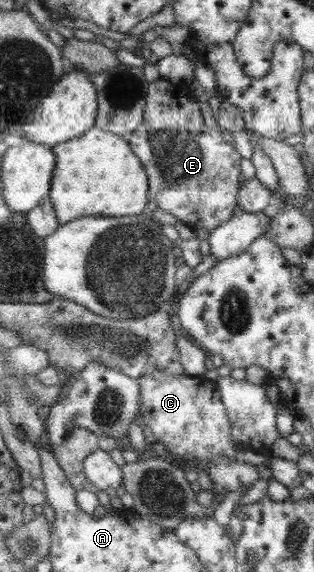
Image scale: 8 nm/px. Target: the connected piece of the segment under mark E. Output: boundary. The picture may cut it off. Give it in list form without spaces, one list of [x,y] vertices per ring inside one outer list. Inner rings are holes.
[[[150,82],[148,90],[148,102],[145,108],[145,115],[143,123],[133,132],[130,137],[131,147],[134,149],[135,153],[143,161],[144,168],[147,169],[147,175],[150,180],[150,199],[154,201],[158,209],[165,210],[180,219],[180,222],[188,227],[191,227],[194,231],[200,230],[200,228],[206,228],[208,231],[214,231],[216,228],[220,227],[220,224],[228,222],[234,215],[234,210],[236,212],[236,205],[239,204],[239,190],[241,189],[242,182],[240,182],[240,177],[242,177],[242,170],[240,170],[240,156],[239,152],[235,148],[230,146],[226,142],[226,138],[222,136],[221,130],[214,130],[210,126],[206,126],[206,120],[202,118],[200,114],[200,103],[194,100],[190,94],[184,94],[184,92],[174,92],[174,90],[168,90],[164,92],[164,82],[158,82],[156,88],[152,88],[152,83]]]

